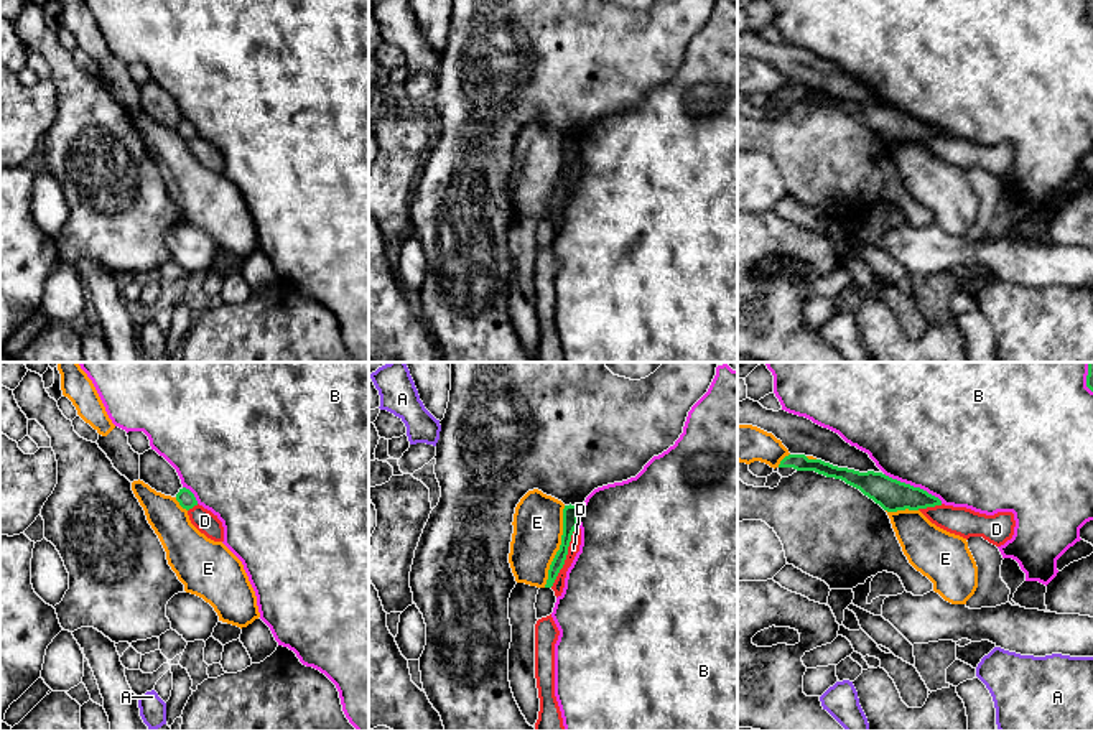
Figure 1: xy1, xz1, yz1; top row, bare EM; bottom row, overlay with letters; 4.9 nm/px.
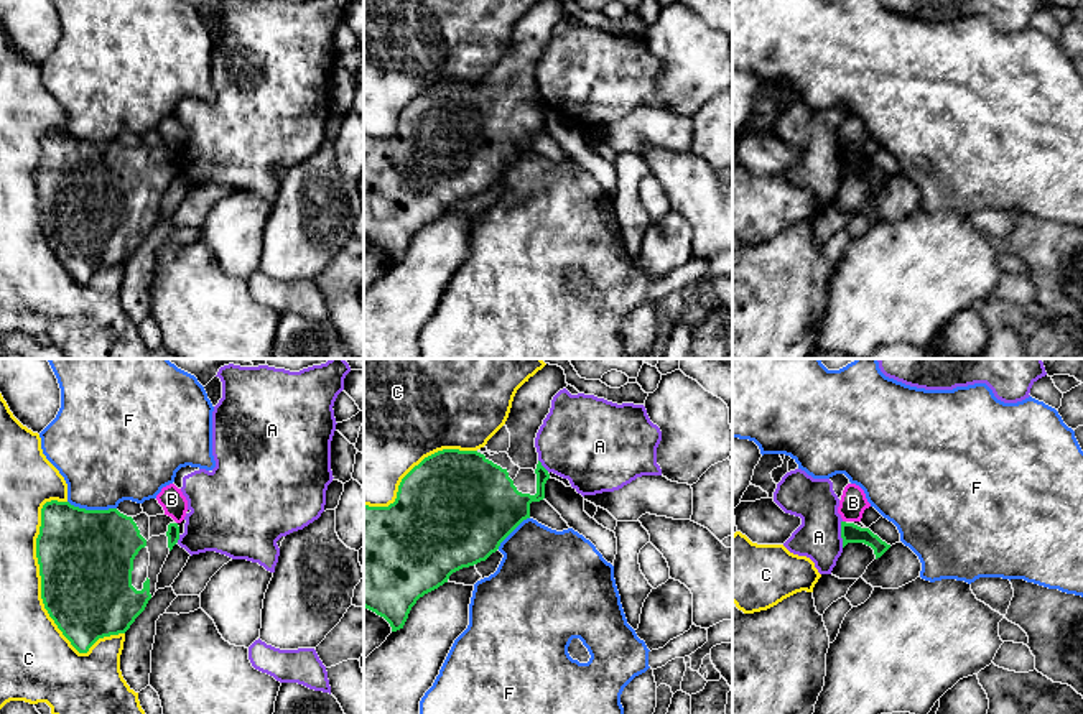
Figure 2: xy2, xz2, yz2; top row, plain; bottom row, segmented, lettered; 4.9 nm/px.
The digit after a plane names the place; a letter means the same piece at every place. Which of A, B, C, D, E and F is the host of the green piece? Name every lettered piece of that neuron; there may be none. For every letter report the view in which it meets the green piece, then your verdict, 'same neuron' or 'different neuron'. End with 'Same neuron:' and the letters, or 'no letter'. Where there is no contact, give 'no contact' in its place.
A: yz2 | different neuron
B: yz1 | different neuron
C: xy2 | different neuron
D: xz1 | different neuron
E: xz1 | different neuron
F: xy2 | different neuron
Same neuron: no letter

